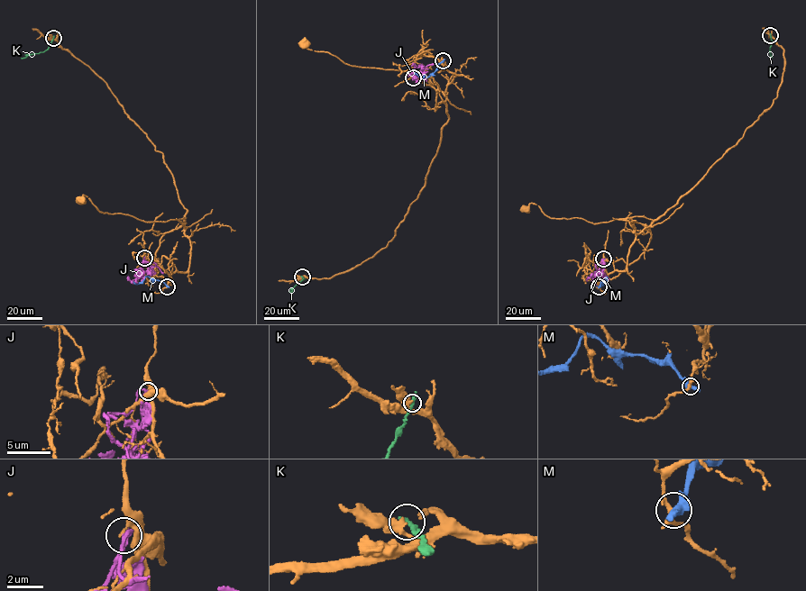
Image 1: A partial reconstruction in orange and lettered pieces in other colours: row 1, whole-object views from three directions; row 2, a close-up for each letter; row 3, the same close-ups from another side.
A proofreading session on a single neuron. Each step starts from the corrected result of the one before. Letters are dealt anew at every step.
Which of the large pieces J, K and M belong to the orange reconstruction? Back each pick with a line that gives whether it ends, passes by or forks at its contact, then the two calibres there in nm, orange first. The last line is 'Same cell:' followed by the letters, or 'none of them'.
Same cell: none of them

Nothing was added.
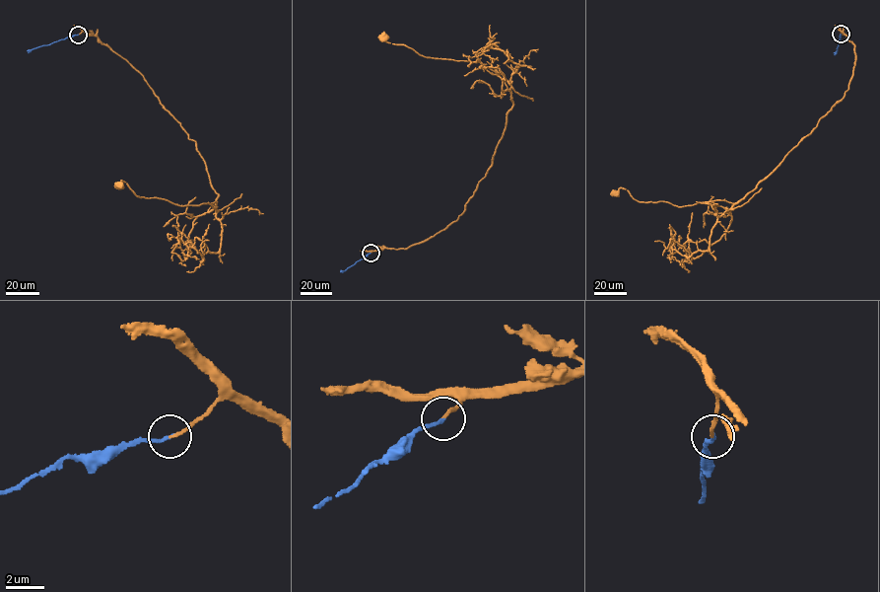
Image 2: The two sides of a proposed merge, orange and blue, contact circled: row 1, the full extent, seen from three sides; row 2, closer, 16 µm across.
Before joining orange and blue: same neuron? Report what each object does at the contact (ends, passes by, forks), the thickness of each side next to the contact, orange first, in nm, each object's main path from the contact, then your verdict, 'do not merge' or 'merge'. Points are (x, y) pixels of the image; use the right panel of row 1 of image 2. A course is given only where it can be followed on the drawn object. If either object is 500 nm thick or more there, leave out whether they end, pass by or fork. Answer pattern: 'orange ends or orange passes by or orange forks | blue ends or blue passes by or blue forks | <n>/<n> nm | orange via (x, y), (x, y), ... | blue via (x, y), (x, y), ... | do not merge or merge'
orange ends | blue ends | 140/170 nm | orange via (841, 34), (855, 54), (845, 95), (744, 196), (677, 207), (641, 202), (623, 187), (616, 193) | blue via (841, 34), (835, 53) | merge

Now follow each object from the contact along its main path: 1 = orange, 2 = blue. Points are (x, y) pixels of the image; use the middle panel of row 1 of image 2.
1: (370, 253), (407, 249), (455, 221), (493, 161), (513, 105), (505, 81), (479, 62), (425, 57), (384, 37)
2: (370, 253), (340, 271)

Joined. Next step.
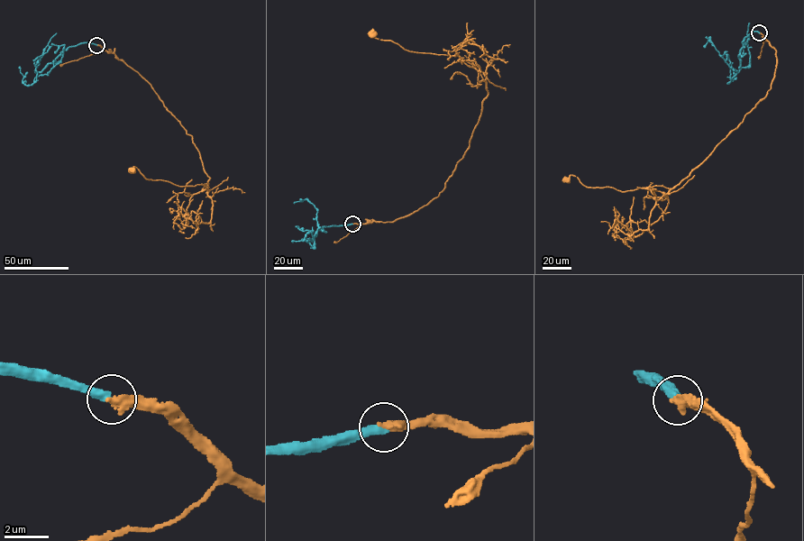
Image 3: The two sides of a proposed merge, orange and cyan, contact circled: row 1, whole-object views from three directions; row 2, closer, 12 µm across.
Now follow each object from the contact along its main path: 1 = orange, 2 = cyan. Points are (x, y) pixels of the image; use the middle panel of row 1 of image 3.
1: (352, 224), (394, 222), (436, 197), (470, 143), (488, 94), (480, 73), (458, 56), (408, 51), (373, 33)
2: (352, 224), (323, 226), (316, 231), (314, 238), (318, 227), (316, 208), (306, 199), (300, 198)

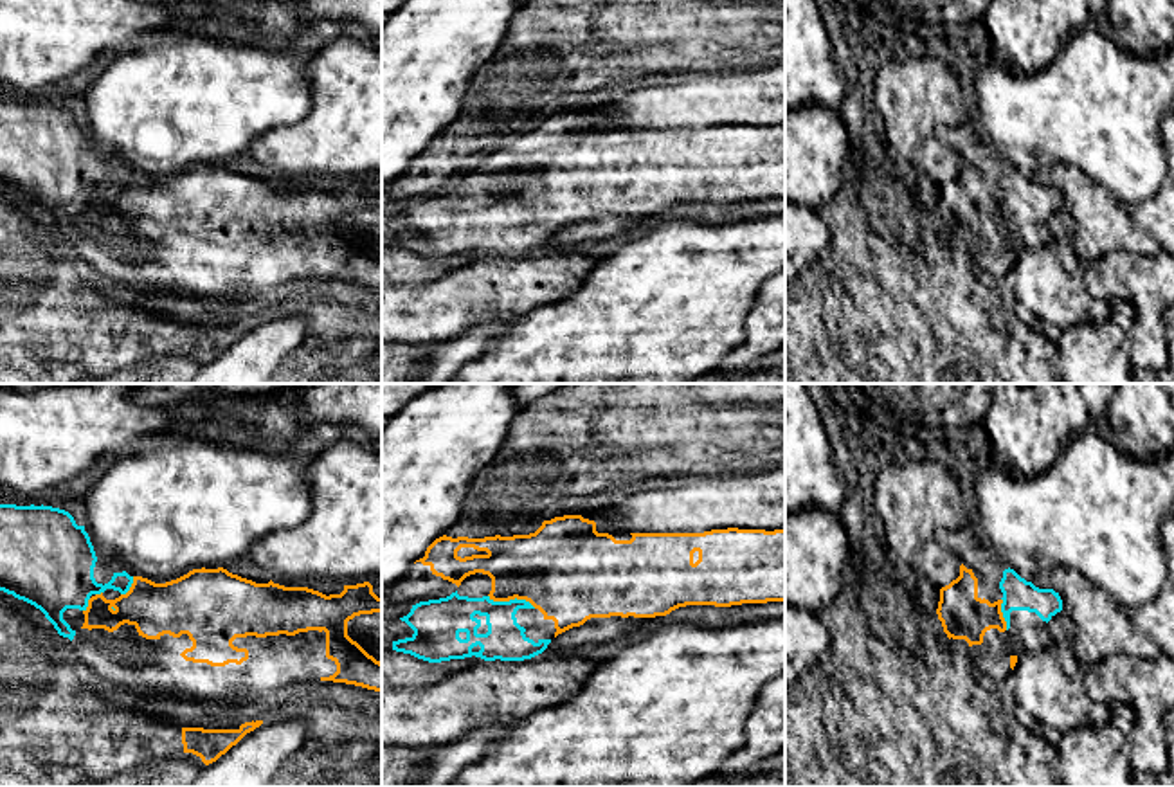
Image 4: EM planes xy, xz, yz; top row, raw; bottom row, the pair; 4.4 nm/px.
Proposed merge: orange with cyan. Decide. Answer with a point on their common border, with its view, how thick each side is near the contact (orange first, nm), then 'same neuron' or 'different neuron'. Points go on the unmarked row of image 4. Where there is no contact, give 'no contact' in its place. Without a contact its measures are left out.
contact xz (512, 195); calibres 400 and 180 nm; same neuron

